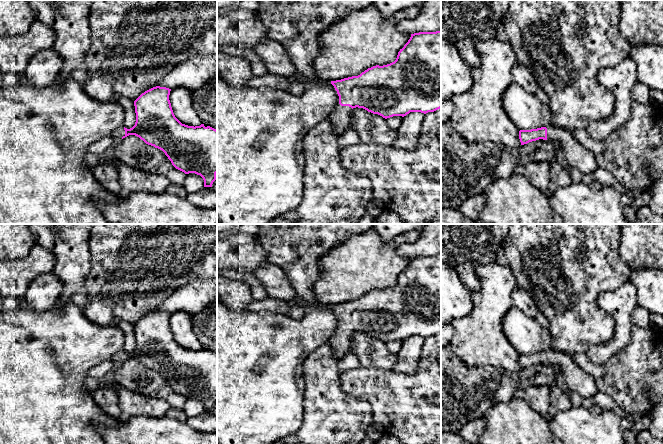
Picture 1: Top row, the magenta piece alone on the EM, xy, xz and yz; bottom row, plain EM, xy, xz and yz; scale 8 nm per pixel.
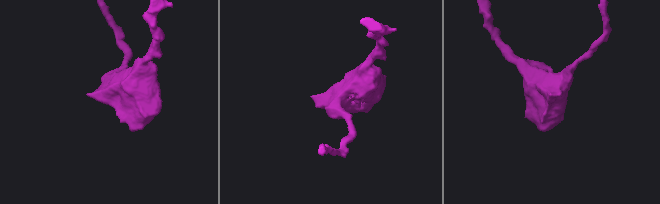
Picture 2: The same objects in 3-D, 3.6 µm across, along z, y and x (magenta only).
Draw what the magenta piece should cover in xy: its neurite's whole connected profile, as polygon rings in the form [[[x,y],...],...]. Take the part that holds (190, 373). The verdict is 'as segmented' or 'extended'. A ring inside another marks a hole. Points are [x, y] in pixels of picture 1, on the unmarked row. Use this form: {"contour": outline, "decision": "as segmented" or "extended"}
{"contour": [[[156,310],[142,317],[134,325],[136,337],[135,349],[130,353],[121,351],[115,354],[111,360],[116,366],[129,359],[139,361],[146,368],[162,374],[176,393],[185,398],[195,397],[200,399],[204,404],[204,411],[212,411],[213,406],[217,403],[217,354],[210,350],[205,351],[204,348],[195,351],[182,348],[173,337],[169,324],[170,315],[171,313],[169,312]]], "decision": "extended"}

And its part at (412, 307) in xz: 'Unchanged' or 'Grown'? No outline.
Grown

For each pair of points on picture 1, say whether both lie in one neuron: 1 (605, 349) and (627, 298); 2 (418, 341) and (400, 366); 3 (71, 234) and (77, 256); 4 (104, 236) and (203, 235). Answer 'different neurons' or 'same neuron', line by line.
1: same neuron
2: same neuron
3: same neuron
4: same neuron

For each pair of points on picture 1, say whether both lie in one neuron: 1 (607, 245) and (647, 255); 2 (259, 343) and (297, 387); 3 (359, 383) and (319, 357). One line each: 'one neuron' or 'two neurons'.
1: two neurons
2: one neuron
3: two neurons

